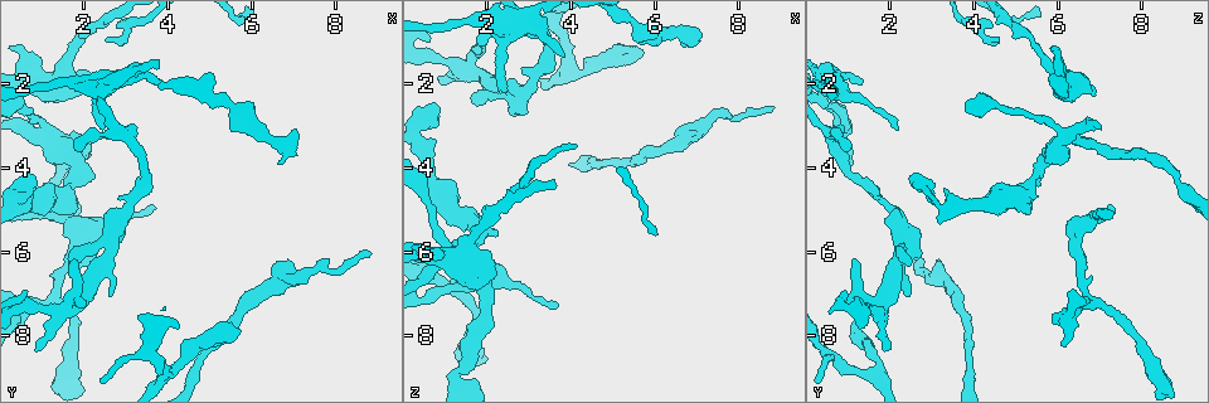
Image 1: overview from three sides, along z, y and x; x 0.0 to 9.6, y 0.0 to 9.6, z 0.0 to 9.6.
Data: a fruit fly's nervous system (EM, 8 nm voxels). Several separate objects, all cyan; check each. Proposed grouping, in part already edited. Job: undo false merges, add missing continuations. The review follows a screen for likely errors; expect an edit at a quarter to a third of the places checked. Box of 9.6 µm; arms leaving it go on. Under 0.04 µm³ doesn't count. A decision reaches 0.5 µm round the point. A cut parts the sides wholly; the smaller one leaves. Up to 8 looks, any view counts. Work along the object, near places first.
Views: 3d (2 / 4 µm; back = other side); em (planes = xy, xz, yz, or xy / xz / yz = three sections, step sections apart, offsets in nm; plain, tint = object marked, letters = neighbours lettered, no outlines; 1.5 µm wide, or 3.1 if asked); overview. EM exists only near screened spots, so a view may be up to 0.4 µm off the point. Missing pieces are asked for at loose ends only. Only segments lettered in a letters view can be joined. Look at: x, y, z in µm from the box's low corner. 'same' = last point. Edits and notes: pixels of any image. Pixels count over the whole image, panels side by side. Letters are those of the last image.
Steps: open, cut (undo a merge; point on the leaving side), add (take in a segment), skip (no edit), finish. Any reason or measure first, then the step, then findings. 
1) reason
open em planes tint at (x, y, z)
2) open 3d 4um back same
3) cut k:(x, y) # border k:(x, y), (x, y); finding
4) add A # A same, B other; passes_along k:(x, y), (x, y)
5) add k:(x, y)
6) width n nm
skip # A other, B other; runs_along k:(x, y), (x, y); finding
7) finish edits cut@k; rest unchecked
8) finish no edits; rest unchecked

abrupt turn
open em planes tint at (1.40, 3.50, 6.05)

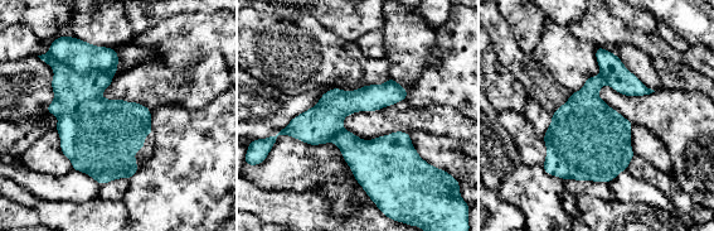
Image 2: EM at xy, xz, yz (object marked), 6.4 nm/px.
see the neighbours
open em planes letters same

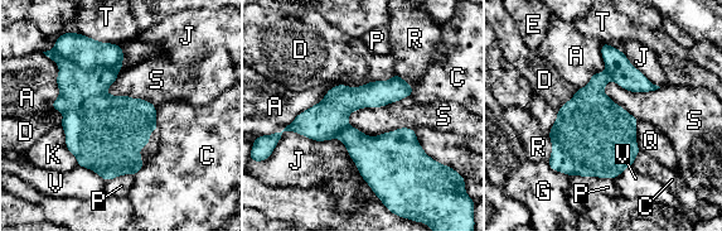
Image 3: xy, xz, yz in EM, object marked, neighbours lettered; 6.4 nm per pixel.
width 50 nm
cut 3:(88, 54) # A other, C other, D other, E other, G other, J other, K other, P other, Q other, R other, S other, T other, V other; border 3:(57, 52), (83, 70), (117, 72); a second cell is stuck on

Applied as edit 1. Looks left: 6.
open overview

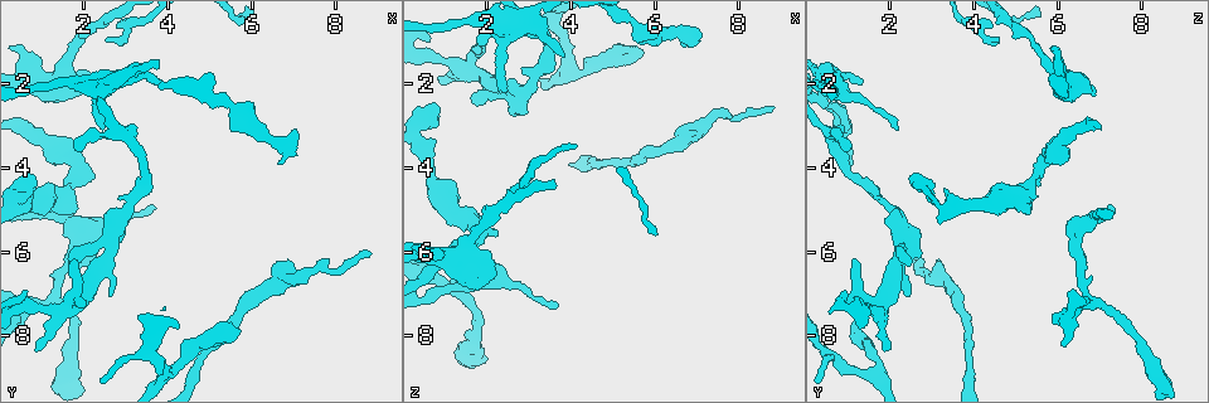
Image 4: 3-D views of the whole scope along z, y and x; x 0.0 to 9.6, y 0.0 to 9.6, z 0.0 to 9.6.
thin end
open 3d 2um at (2.35, 3.10, 2.15)

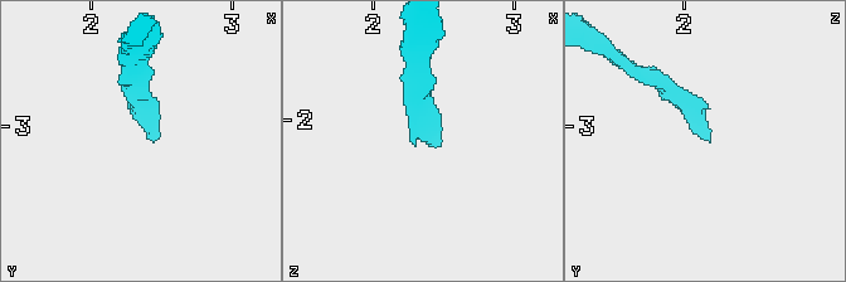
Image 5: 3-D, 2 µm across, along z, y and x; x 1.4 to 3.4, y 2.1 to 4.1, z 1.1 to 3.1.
now the EM
open em planes letters at (2.42, 3.08, 2.16)

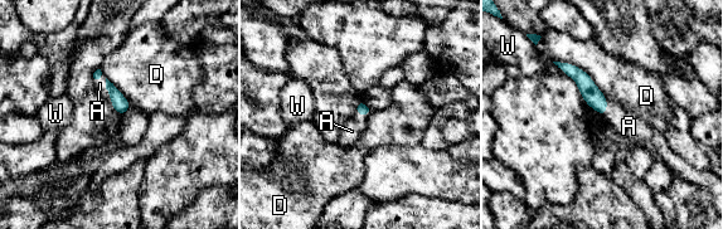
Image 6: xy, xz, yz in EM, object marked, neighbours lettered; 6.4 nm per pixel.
add A # A same, D other, W other; passes_along 6:(120, 103), (106, 88), (100, 83); it goes on there

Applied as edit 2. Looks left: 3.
finish edits cut@3, add@6; rest unchecked

